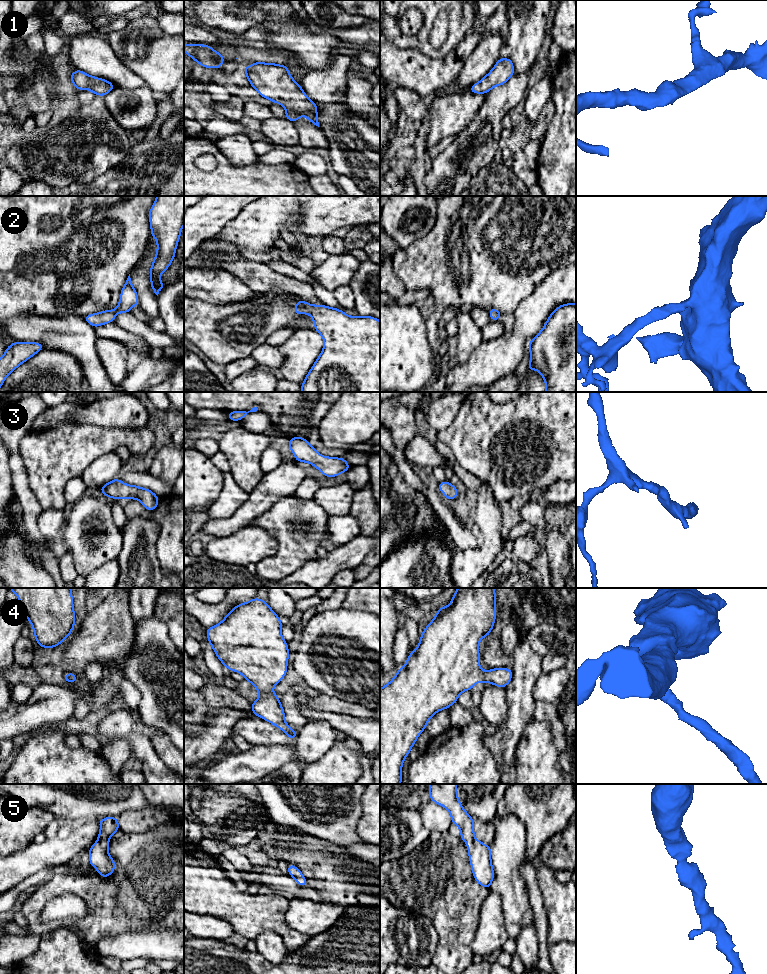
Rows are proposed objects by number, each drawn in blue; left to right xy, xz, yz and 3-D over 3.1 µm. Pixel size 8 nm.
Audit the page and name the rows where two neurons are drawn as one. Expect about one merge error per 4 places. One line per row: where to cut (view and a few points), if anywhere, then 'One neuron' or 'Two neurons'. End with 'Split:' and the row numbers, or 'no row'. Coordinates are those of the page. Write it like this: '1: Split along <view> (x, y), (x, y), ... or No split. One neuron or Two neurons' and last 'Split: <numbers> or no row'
1: No split. One neuron
2: No split. One neuron
3: No split. One neuron
4: No split. One neuron
5: No split. One neuron
Split: no row

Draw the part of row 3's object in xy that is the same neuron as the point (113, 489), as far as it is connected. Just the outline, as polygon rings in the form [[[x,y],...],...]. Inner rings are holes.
[[[115,478],[99,489],[103,495],[111,499],[138,499],[148,511],[153,511],[158,506],[159,497],[151,490],[124,484],[121,479]]]

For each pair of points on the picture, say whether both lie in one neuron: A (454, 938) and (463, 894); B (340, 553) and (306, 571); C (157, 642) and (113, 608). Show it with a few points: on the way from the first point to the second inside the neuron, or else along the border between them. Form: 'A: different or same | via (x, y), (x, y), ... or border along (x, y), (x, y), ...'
A: same | via (455, 927), (455, 905)
B: same | via (332, 561), (324, 569), (314, 571)
C: different | border along (134, 621), (134, 645), (132, 647)

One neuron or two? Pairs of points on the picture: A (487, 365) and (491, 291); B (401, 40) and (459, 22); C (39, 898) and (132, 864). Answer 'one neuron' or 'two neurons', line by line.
A: two neurons
B: one neuron
C: one neuron

